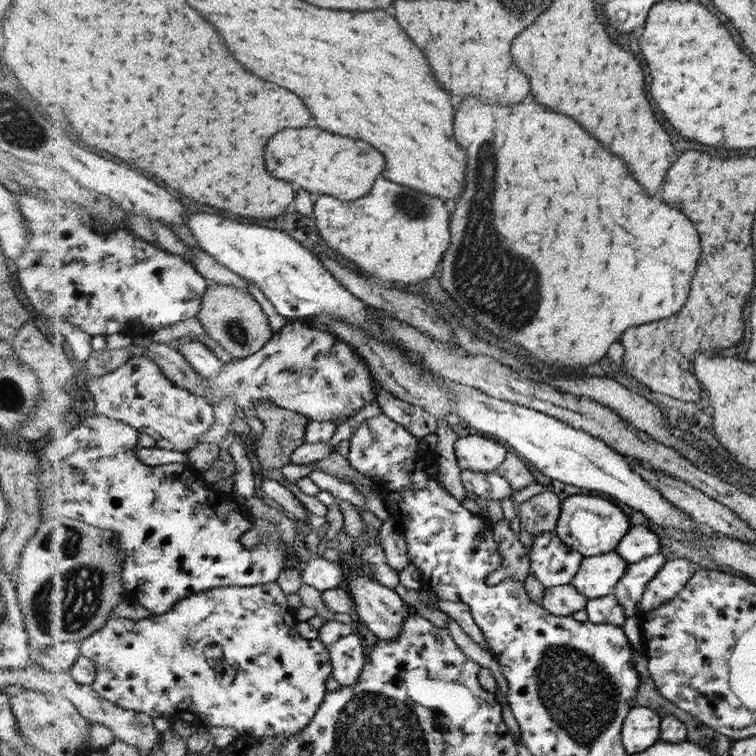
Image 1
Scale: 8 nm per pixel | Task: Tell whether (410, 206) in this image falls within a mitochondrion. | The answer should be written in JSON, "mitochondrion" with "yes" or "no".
{"mitochondrion":"yes"}

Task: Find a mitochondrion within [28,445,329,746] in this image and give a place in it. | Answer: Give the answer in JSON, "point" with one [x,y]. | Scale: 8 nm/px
{"point":[69,605]}

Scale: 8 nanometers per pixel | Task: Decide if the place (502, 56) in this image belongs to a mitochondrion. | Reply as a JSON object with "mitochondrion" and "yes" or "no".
{"mitochondrion":"no"}

